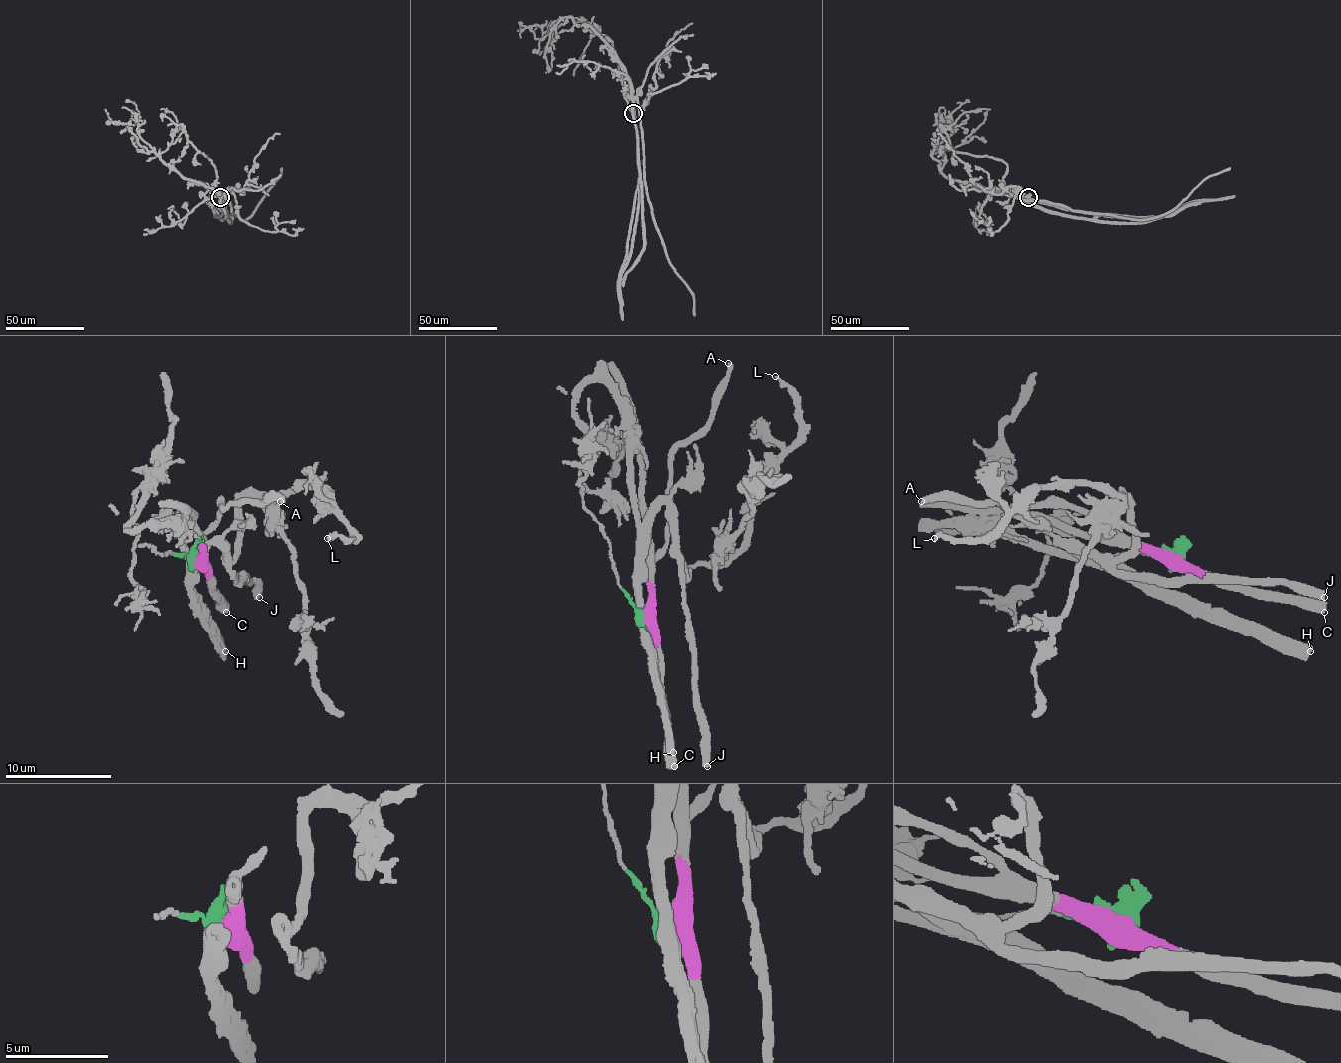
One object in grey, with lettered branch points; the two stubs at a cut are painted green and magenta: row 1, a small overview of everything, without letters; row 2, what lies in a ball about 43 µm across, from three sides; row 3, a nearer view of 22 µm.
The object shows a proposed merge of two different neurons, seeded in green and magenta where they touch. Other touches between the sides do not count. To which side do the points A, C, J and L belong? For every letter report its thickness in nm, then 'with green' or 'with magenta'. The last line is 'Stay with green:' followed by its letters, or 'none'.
A: calibre 400 nm; with magenta
C: calibre 550 nm; with magenta
J: calibre 500 nm; with green
L: calibre 240 nm; with green
Stay with green: J, L

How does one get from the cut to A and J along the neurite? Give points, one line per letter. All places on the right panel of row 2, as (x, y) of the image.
A: (1174, 558), (1129, 547), (1102, 523), (1076, 510), (1014, 507), (953, 499), (920, 502)
J: (1174, 558), (1054, 544), (1006, 488), (966, 526), (939, 523), (1076, 552), (1062, 542), (1132, 574), (1324, 598)

